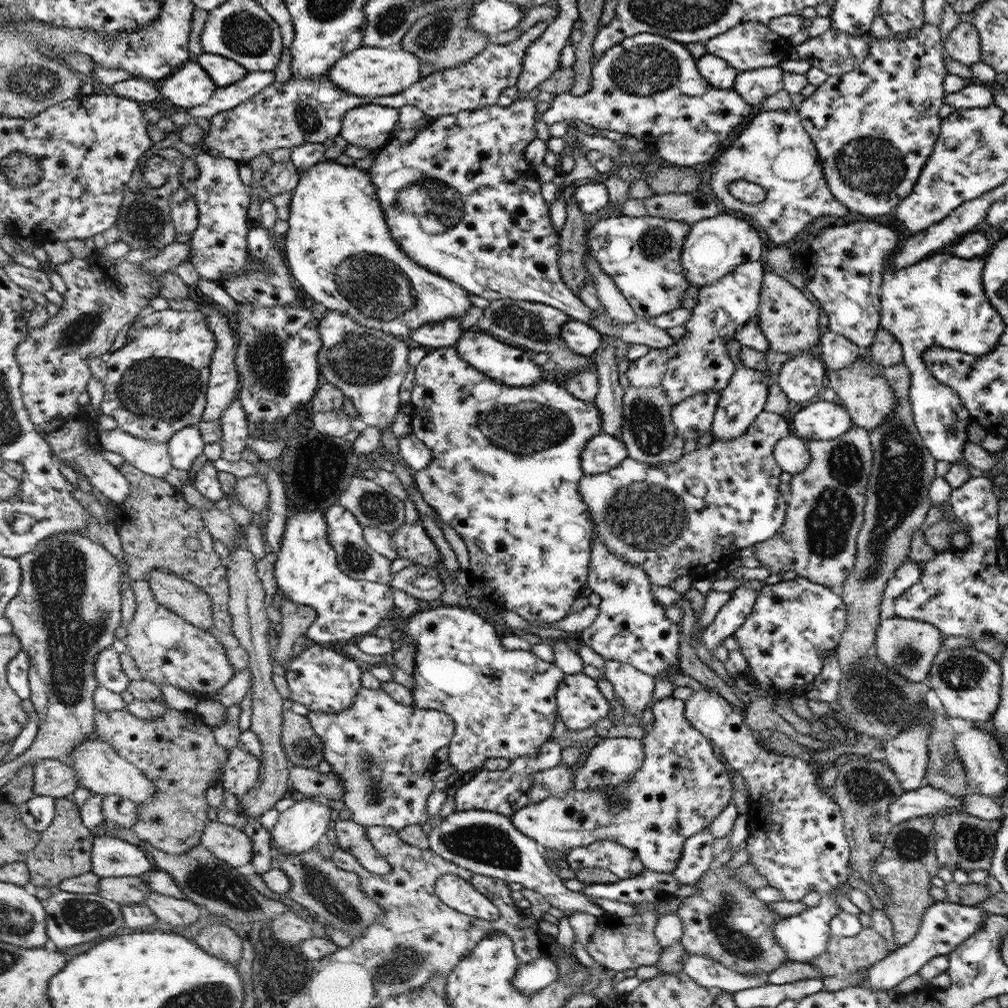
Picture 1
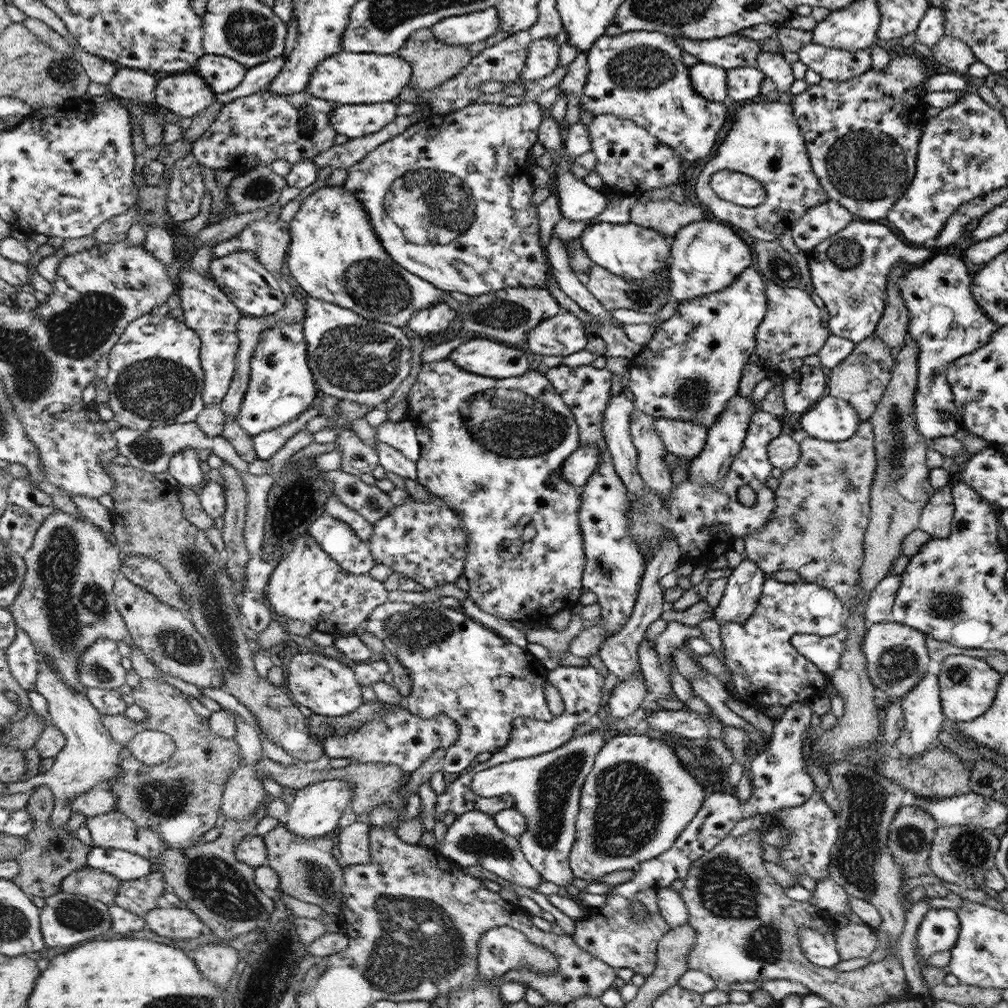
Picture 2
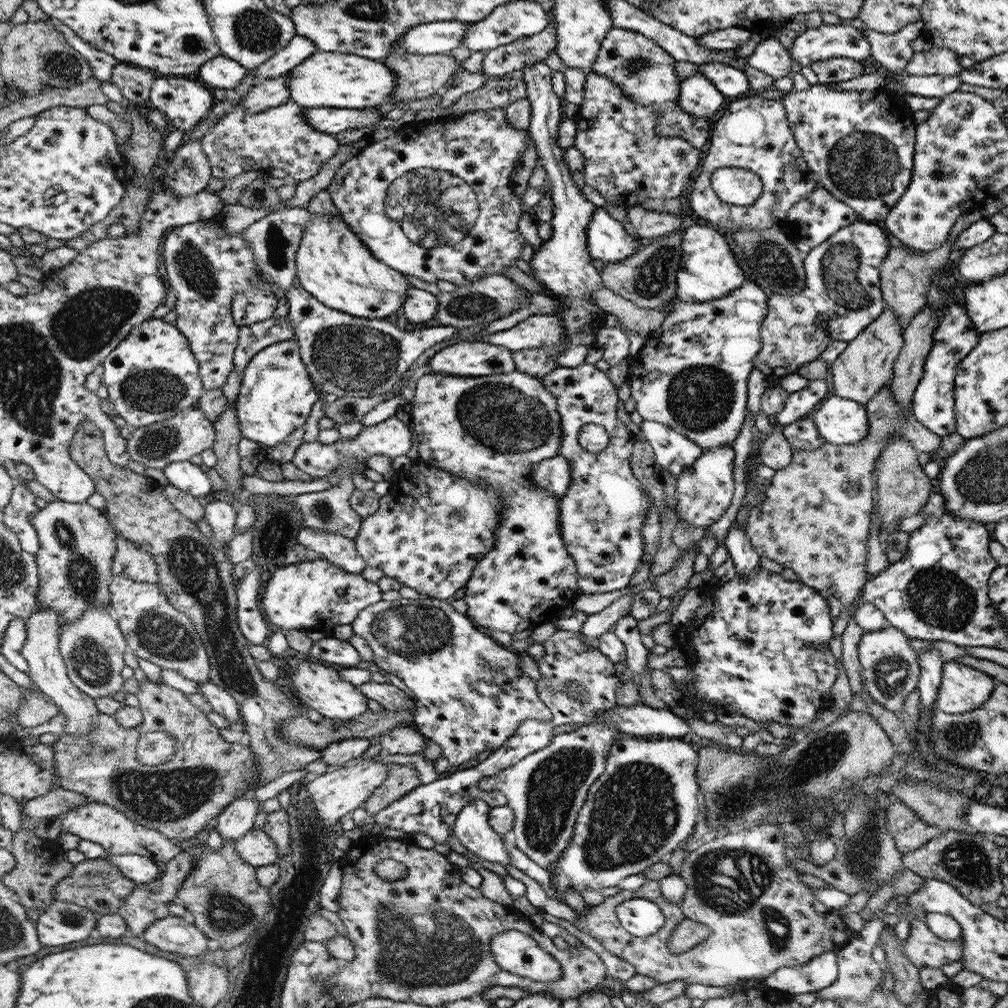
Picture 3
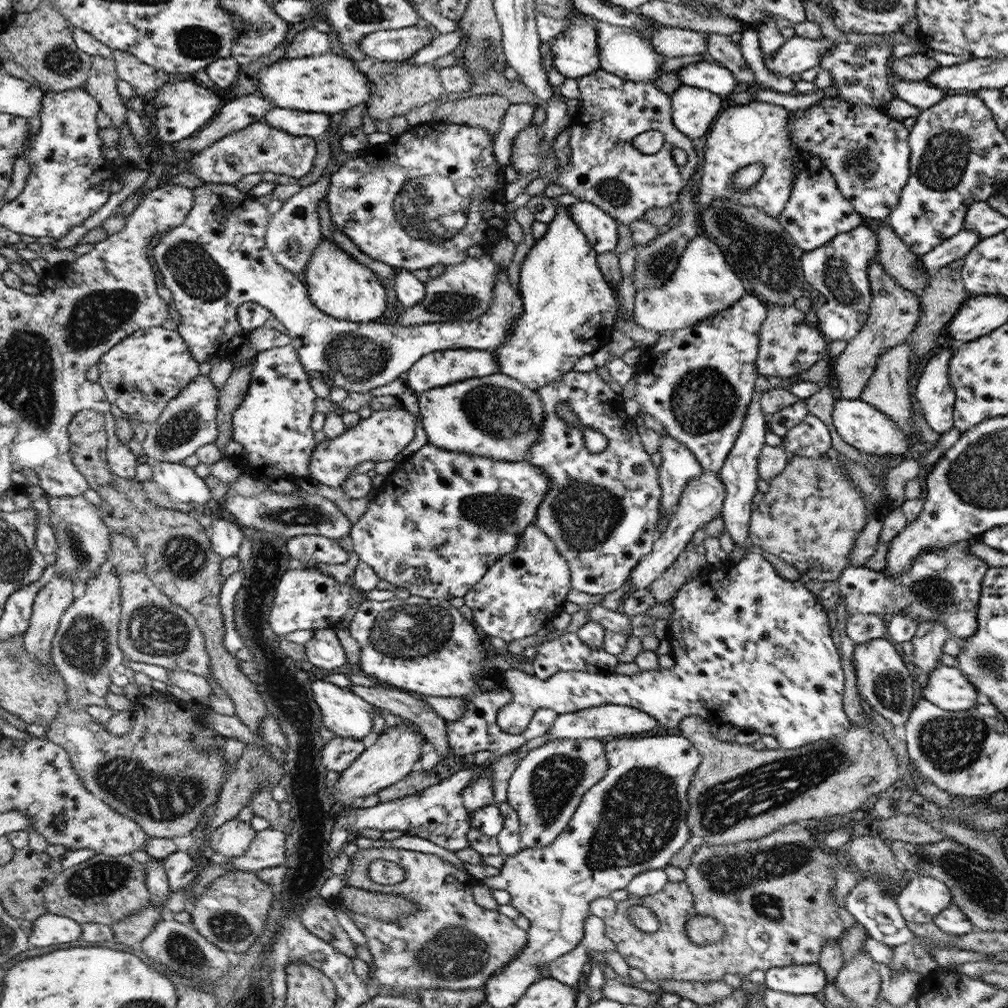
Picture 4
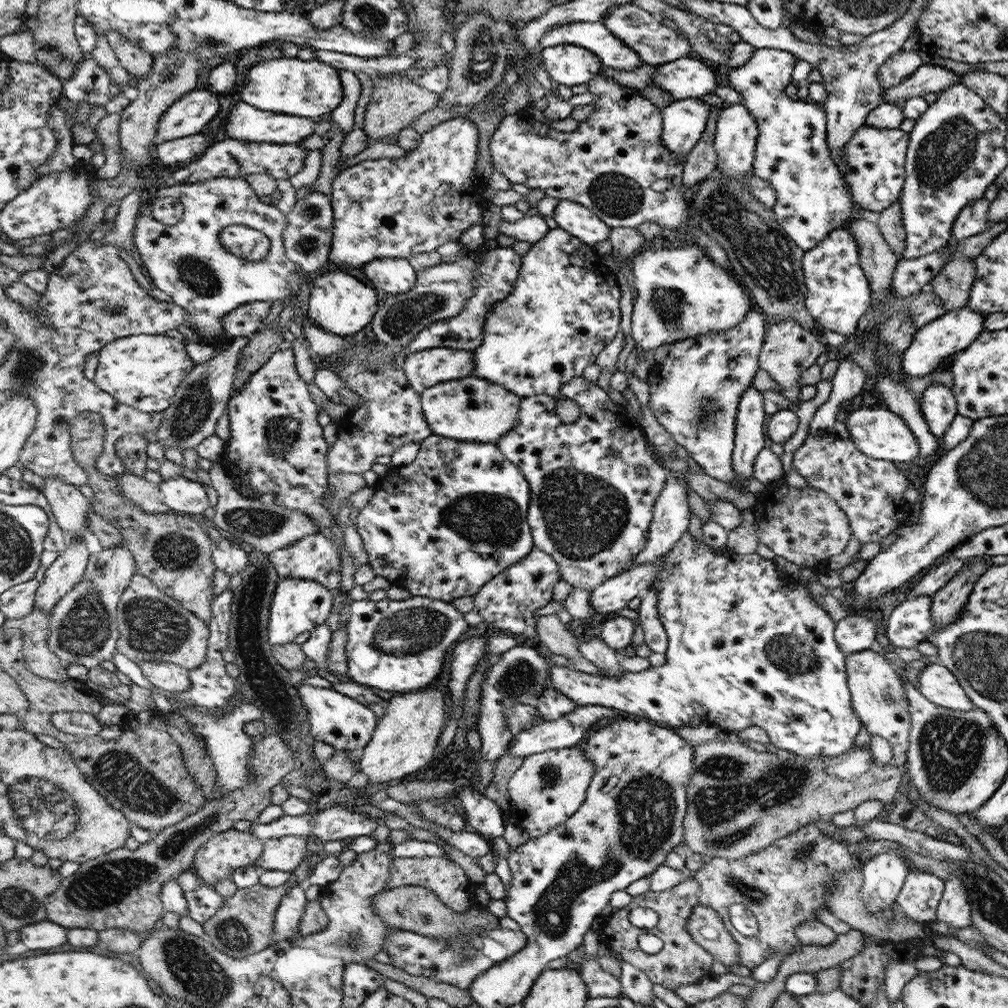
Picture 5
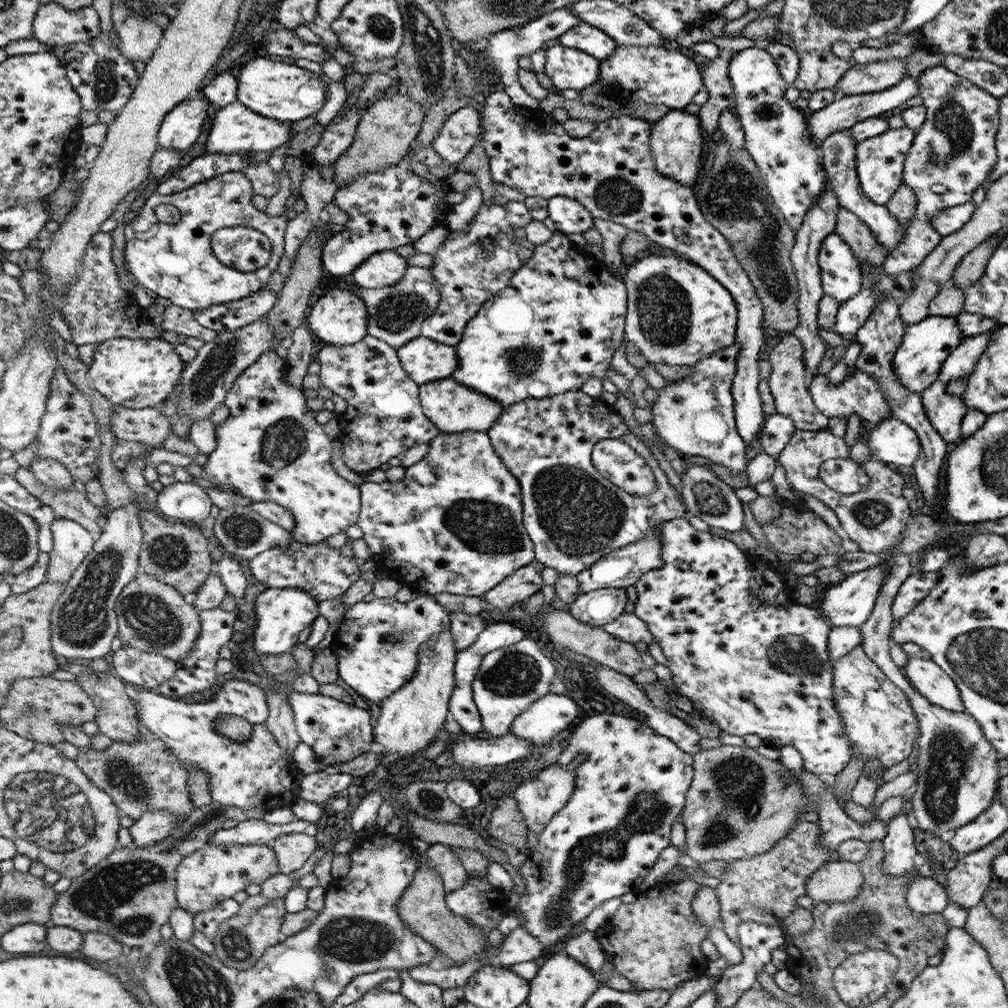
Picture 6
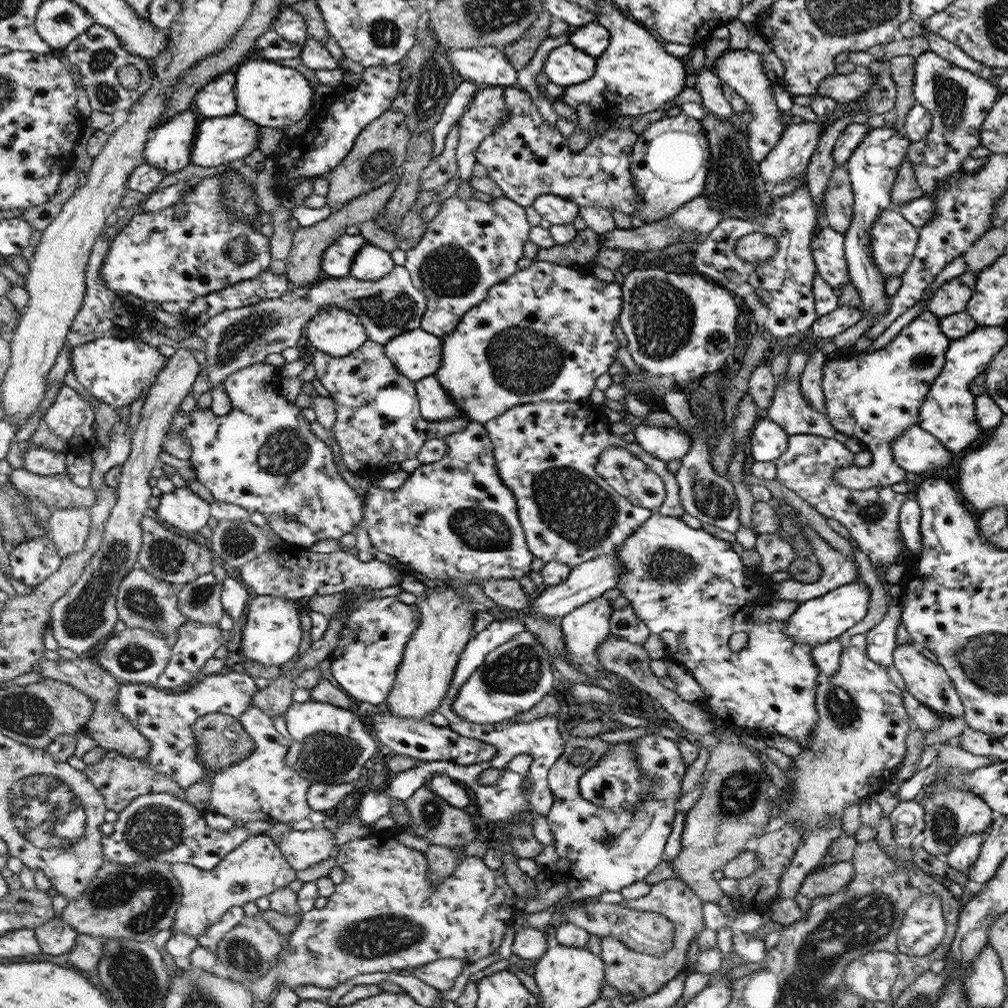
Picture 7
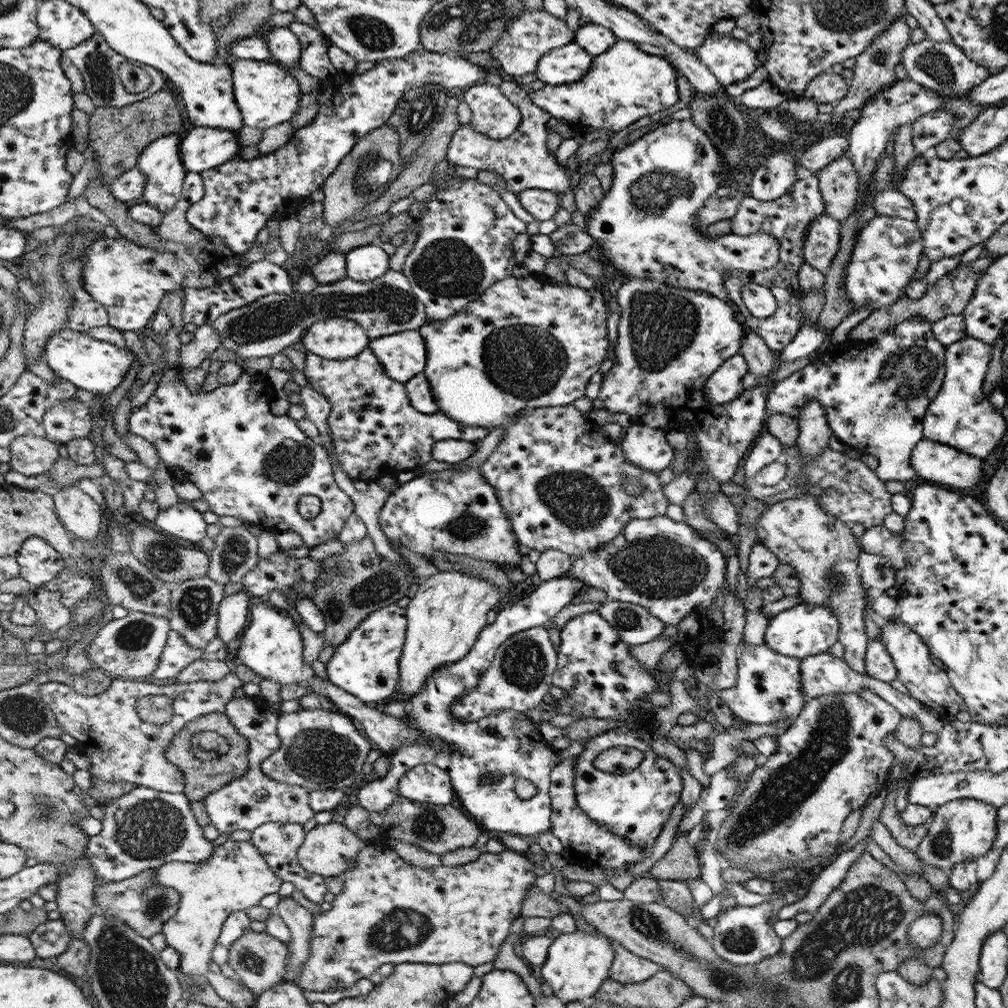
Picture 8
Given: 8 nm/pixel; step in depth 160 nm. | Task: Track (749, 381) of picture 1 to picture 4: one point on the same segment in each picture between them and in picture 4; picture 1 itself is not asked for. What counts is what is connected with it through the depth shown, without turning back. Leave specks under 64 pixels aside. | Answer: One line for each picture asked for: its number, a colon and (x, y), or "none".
2: (725, 438)
3: (704, 491)
4: (702, 500)

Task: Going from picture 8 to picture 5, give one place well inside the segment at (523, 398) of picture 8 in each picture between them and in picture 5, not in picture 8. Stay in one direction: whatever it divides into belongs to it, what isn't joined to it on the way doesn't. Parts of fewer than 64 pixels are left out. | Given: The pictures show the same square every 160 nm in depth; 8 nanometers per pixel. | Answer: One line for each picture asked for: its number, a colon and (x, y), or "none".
5: (562, 313)
6: (558, 324)
7: (545, 334)

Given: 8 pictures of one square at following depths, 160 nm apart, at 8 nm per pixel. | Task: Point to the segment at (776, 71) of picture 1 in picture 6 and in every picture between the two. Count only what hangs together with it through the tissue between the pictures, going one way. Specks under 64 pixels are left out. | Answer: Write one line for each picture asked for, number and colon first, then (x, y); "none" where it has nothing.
2: (743, 84)
3: (730, 81)
4: (705, 75)
5: (684, 78)
6: (649, 75)

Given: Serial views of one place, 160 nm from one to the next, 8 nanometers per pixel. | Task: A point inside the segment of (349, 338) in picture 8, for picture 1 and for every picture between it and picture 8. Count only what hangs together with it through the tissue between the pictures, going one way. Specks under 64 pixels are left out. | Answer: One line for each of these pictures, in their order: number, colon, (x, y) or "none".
1: (339, 247)
2: (335, 255)
3: (333, 264)
4: (339, 285)
5: (339, 303)
6: (339, 318)
7: (336, 331)

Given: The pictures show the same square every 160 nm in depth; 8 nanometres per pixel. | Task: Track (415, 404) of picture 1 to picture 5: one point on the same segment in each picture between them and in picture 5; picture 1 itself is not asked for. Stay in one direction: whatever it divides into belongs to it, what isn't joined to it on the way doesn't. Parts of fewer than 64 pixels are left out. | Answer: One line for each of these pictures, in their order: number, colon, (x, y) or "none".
2: (493, 449)
3: (492, 430)
4: (496, 416)
5: (472, 408)

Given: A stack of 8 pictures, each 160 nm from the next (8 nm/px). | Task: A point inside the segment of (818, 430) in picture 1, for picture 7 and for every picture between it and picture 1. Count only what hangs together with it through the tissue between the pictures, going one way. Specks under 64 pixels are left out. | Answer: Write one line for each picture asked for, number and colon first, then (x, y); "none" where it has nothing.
2: (831, 419)
3: (840, 421)
4: (861, 426)
5: (878, 433)
6: (892, 441)
7: (915, 450)

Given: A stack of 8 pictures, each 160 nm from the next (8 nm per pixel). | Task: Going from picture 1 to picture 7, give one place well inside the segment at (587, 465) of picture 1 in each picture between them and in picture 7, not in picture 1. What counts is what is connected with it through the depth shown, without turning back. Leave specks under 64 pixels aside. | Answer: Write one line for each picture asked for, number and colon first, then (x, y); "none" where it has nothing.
2: (578, 467)
3: (553, 475)
4: (441, 519)
5: (442, 527)
6: (454, 524)
7: (455, 518)

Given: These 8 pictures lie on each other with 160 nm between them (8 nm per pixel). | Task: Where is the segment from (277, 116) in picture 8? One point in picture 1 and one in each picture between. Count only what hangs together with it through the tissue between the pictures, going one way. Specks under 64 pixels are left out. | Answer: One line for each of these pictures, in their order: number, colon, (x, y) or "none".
1: (368, 71)
2: (346, 78)
3: (329, 79)
4: (327, 83)
5: (309, 88)
6: (286, 92)
7: (269, 94)

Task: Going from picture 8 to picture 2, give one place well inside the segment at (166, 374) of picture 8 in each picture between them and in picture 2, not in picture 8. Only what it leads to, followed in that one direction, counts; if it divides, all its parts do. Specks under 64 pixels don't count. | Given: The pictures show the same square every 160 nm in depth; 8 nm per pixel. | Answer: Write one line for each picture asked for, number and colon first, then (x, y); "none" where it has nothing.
2: (281, 386)
3: (277, 394)
4: (272, 424)
5: (276, 446)
6: (270, 448)
7: (262, 456)

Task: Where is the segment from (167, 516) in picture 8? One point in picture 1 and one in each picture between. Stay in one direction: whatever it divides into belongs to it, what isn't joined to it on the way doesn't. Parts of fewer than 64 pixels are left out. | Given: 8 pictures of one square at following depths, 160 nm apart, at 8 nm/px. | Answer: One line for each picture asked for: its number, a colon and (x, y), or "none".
1: (186, 445)
2: (185, 467)
3: (185, 475)
4: (180, 483)
5: (179, 494)
6: (185, 501)
7: (182, 508)

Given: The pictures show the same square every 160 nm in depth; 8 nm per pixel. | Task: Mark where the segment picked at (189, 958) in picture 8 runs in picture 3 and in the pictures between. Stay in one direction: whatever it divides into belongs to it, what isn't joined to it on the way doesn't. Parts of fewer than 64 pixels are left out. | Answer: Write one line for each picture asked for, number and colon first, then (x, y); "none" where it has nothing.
3: (235, 820)
4: (233, 838)
5: (217, 859)
6: (215, 873)
7: (257, 868)

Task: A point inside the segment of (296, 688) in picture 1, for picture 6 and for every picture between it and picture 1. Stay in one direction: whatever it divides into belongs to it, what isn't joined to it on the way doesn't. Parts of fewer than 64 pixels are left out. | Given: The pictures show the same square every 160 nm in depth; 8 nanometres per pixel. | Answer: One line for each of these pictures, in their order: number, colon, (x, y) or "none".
2: (326, 686)
3: (319, 685)
4: (346, 714)
5: (346, 724)
6: (337, 732)

